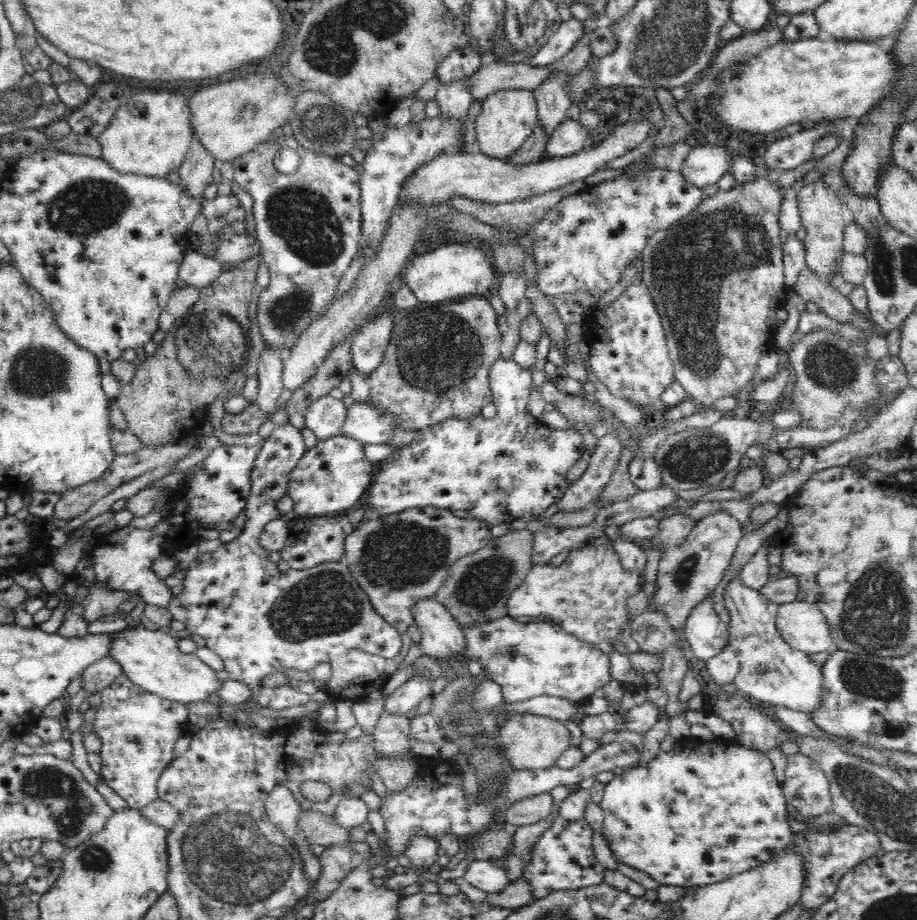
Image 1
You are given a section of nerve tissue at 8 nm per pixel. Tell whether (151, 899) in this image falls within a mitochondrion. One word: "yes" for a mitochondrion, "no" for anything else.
no

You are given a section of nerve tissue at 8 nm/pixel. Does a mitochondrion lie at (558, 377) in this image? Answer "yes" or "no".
no

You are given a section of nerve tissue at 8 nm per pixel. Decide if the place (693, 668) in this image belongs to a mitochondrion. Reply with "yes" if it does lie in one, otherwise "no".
no

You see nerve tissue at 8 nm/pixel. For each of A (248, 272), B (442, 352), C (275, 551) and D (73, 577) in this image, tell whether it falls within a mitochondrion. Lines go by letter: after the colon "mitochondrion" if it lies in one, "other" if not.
A: other
B: mitochondrion
C: other
D: other

